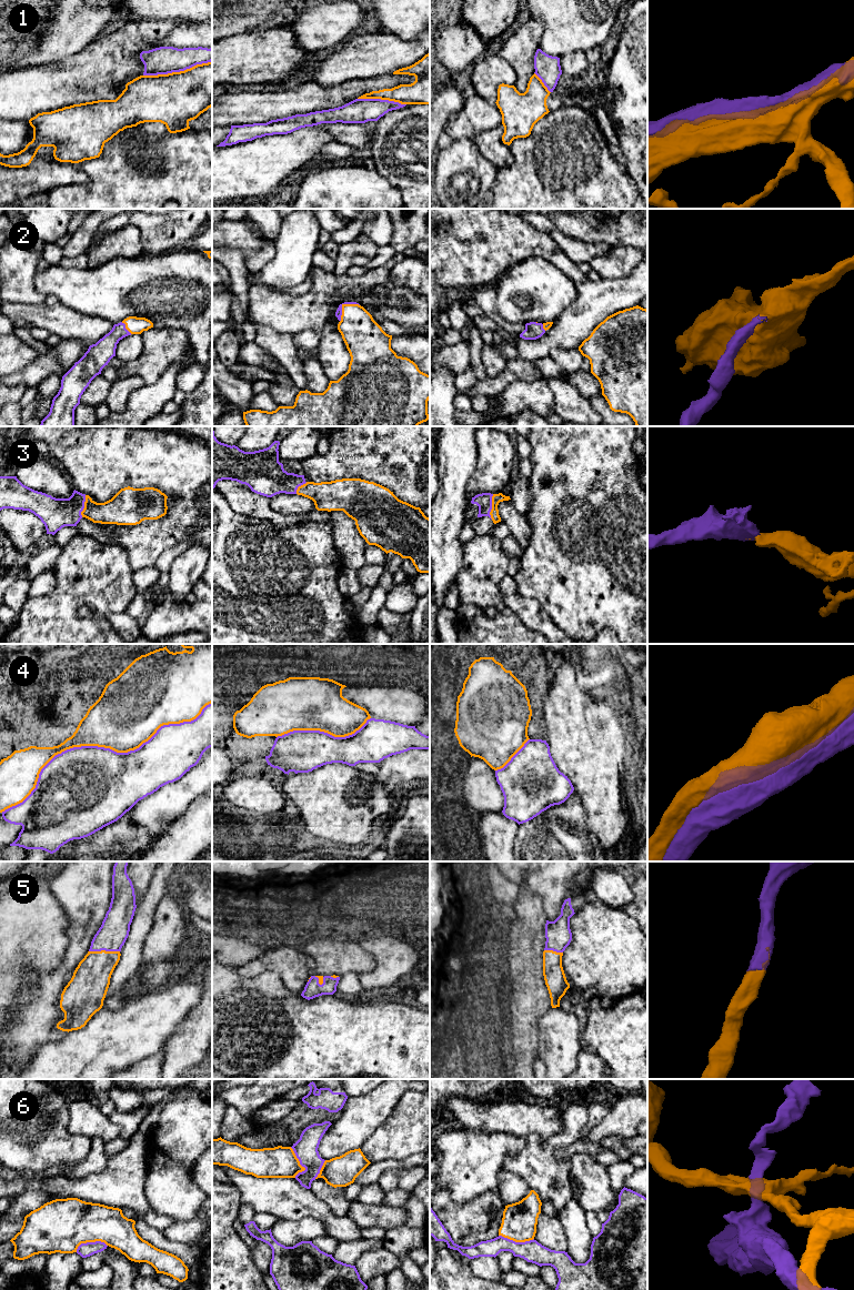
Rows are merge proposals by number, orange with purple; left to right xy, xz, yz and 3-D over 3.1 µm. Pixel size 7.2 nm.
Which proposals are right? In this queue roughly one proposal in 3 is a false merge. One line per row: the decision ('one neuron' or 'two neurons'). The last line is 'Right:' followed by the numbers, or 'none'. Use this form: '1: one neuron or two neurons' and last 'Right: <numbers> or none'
1: two neurons
2: one neuron
3: one neuron
4: two neurons
5: one neuron
6: two neurons
Right: 2, 3, 5

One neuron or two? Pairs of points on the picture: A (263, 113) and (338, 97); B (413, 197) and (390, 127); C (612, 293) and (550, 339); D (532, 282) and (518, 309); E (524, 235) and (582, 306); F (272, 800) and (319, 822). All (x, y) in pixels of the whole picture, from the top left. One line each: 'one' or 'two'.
A: one
B: one
C: one
D: one
E: two
F: two

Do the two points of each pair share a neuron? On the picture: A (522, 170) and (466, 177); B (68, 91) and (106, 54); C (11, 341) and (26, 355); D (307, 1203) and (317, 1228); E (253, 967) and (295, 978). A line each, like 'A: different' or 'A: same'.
A: different
B: same
C: same
D: different
E: same

